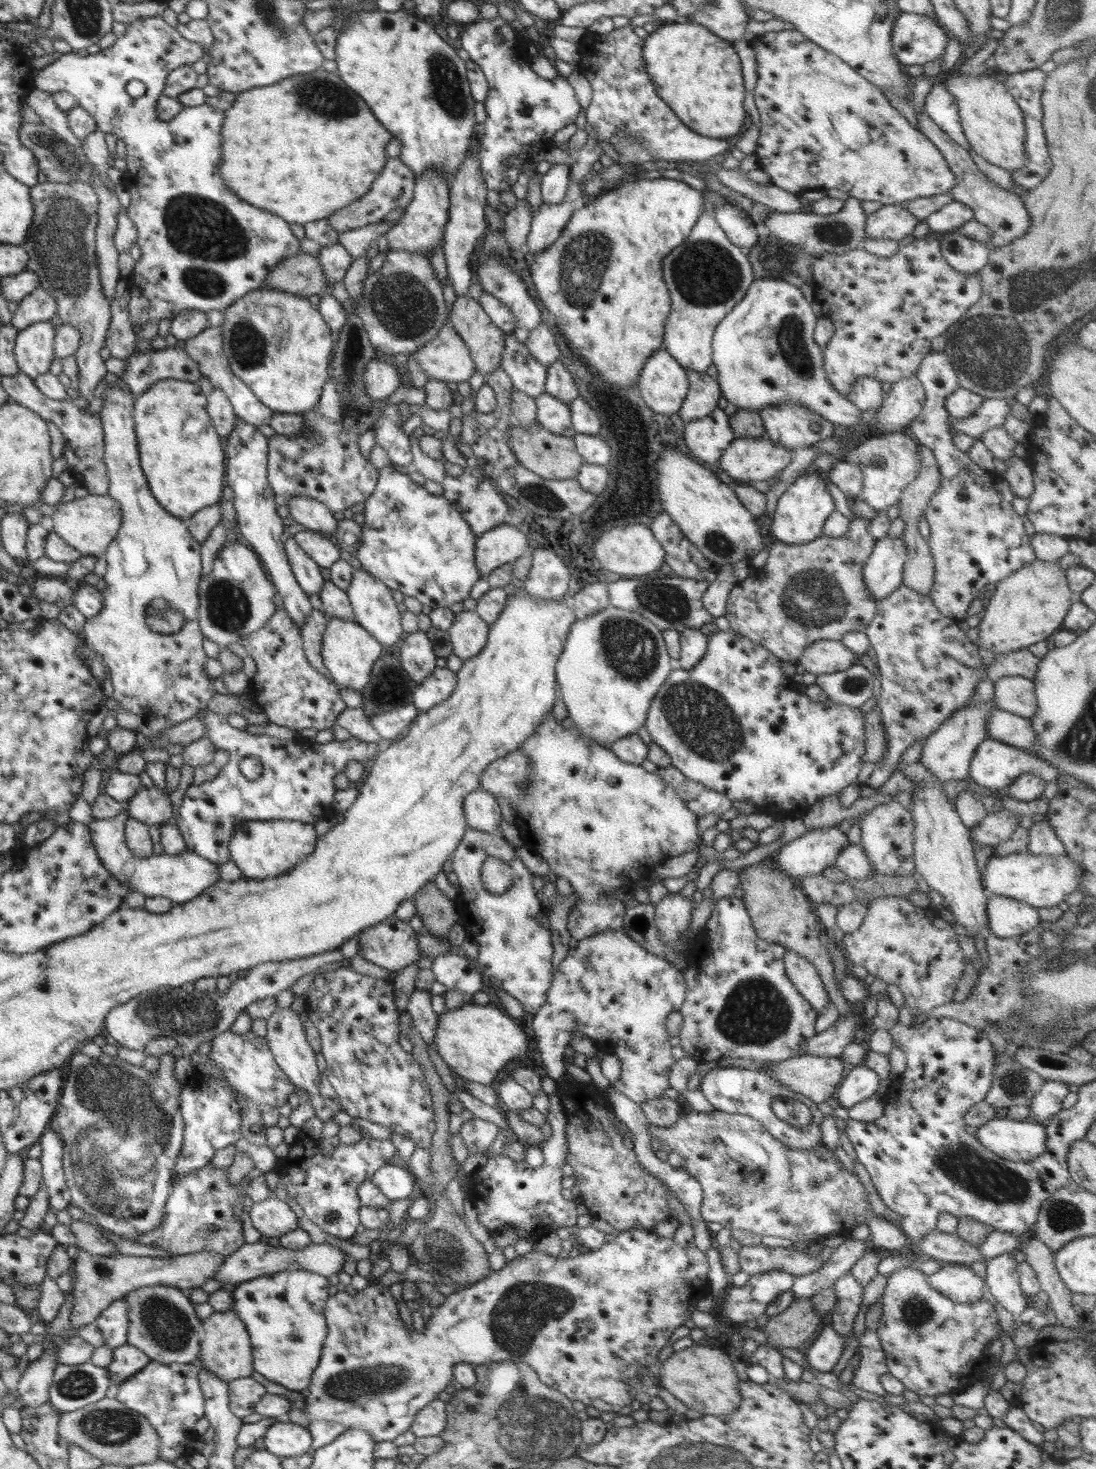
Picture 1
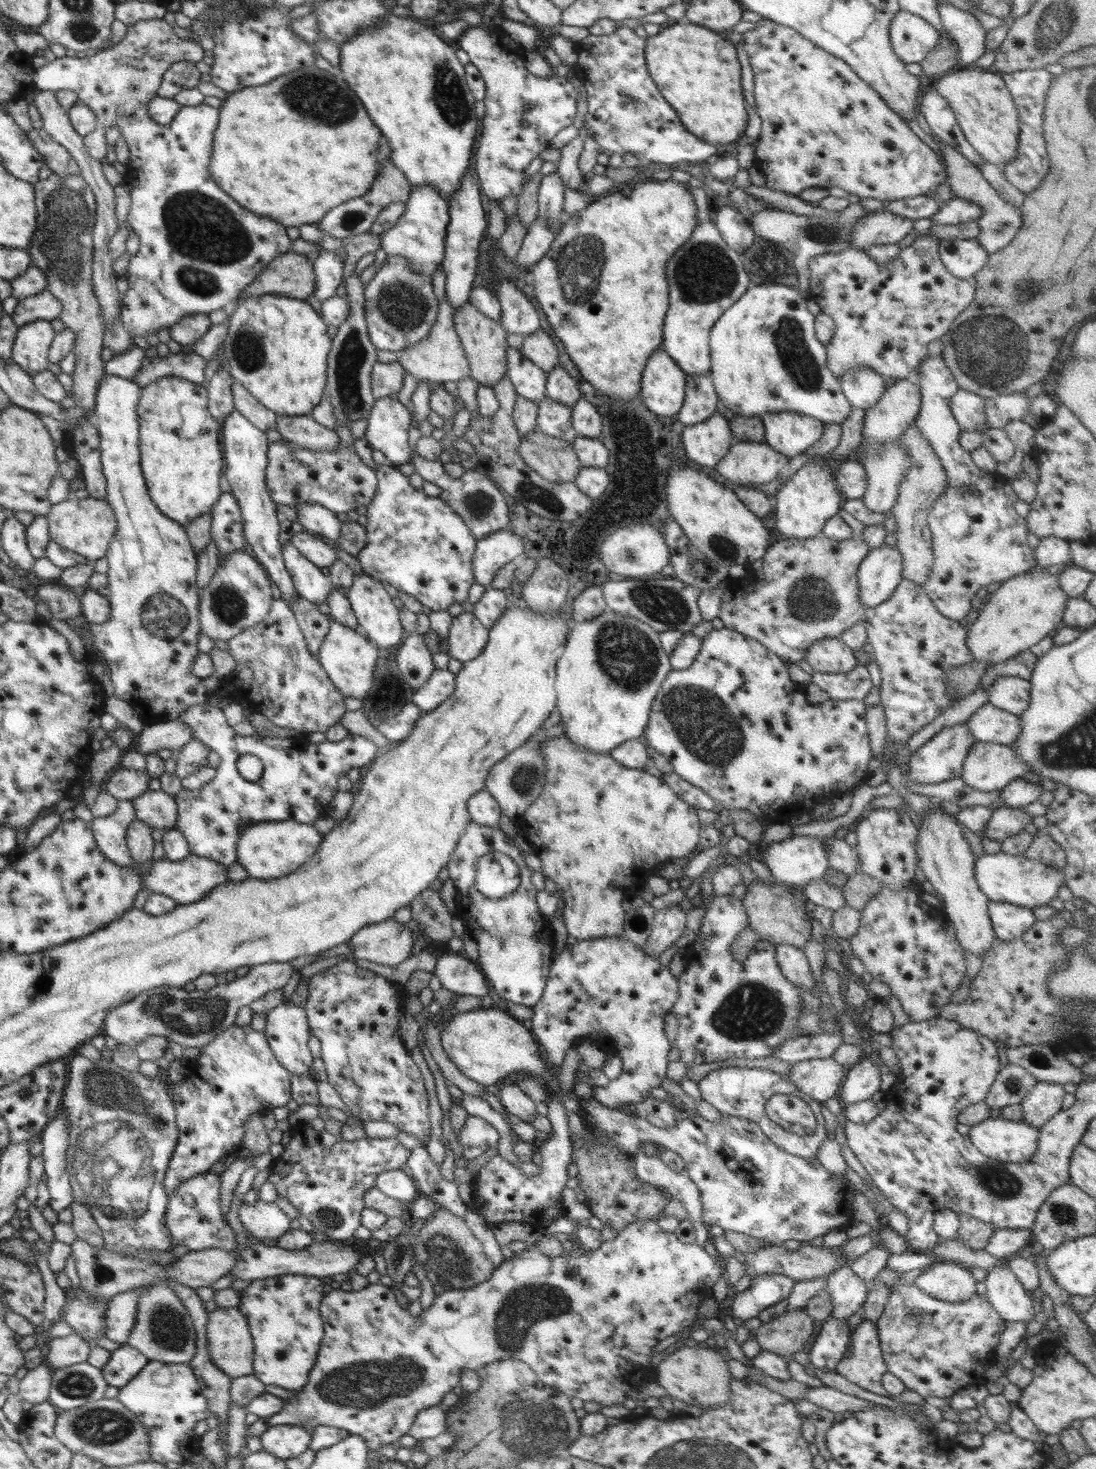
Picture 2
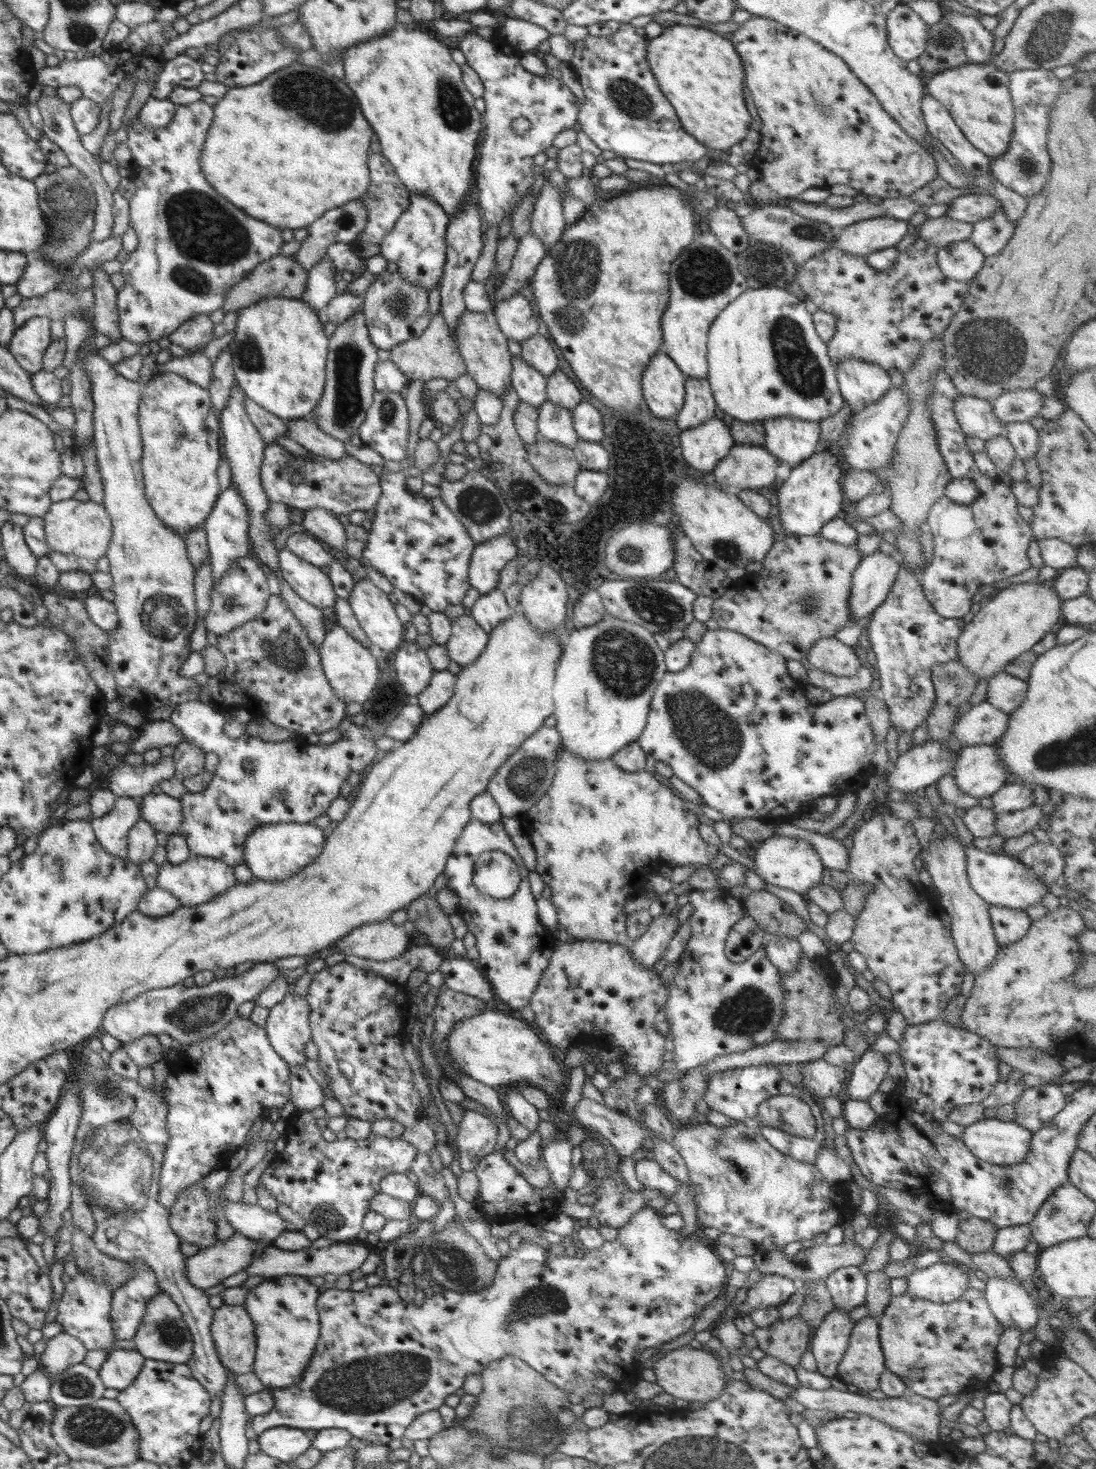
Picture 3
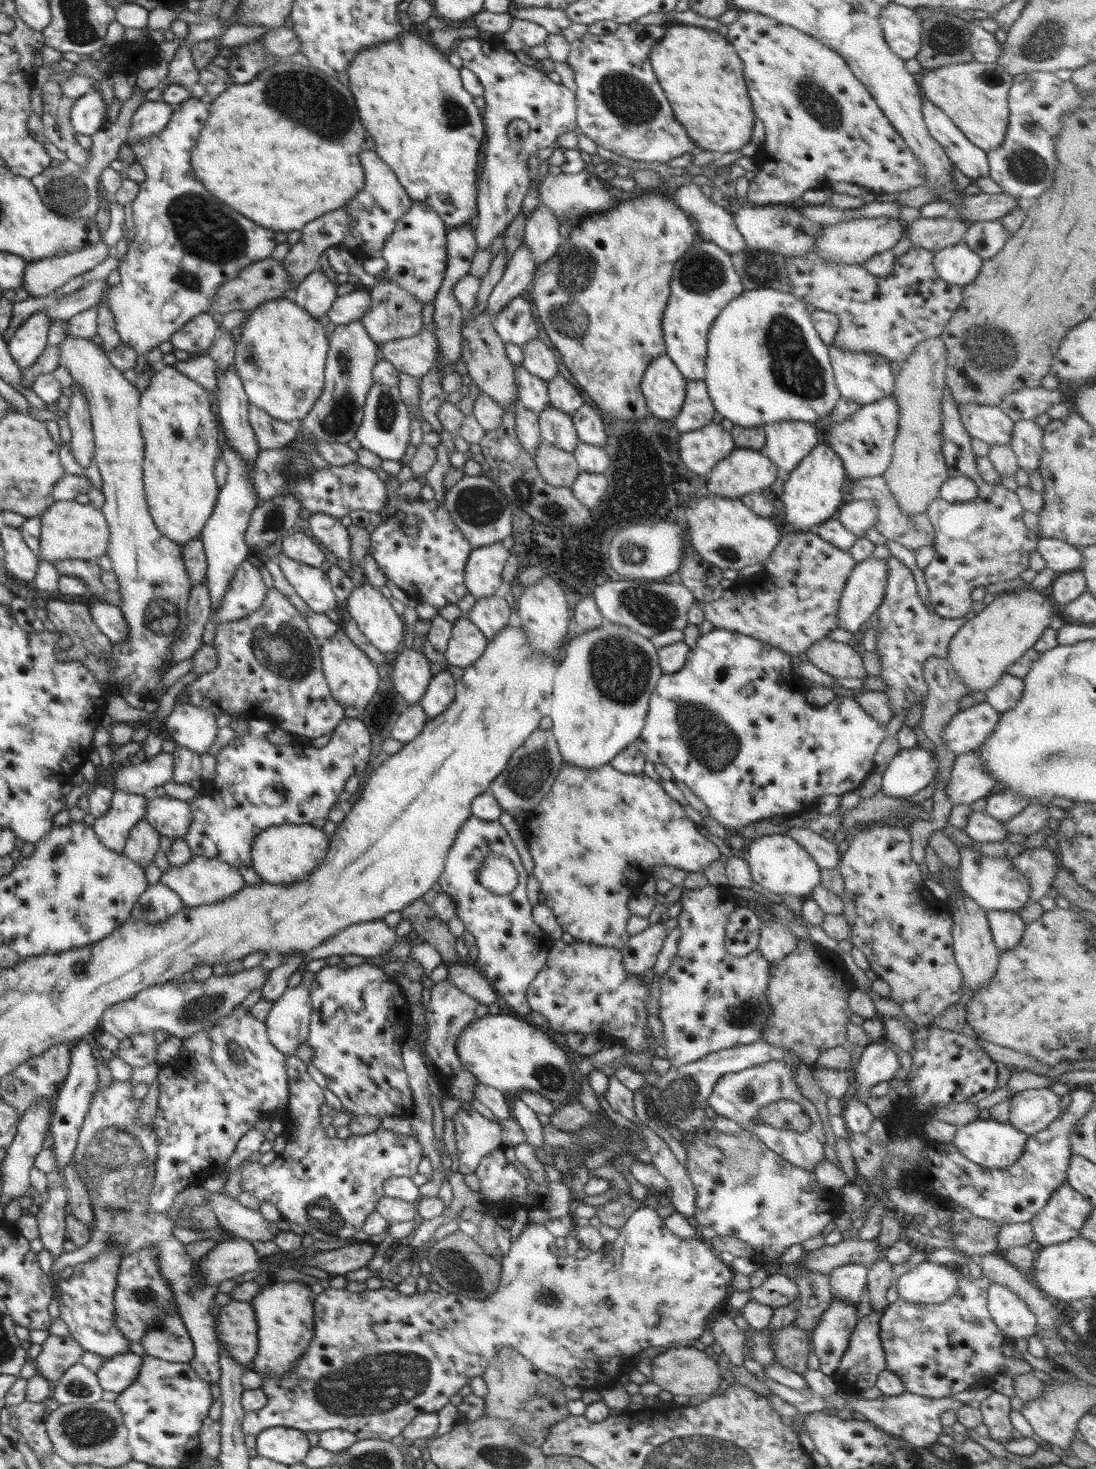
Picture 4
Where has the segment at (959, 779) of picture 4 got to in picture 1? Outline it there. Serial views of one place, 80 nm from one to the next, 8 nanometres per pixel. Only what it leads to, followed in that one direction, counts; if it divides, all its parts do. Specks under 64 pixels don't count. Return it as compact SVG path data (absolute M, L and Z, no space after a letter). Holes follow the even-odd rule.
M986 737L975 750L974 756L970 763L969 777L984 786L984 788L992 788L992 790L1006 790L1015 778L1021 774L1036 773L1040 775L1047 783L1058 782L1059 772L1055 766L1046 761L1039 760L1036 755L1026 753L1022 749L1014 748L1014 746L1000 742L999 740Z

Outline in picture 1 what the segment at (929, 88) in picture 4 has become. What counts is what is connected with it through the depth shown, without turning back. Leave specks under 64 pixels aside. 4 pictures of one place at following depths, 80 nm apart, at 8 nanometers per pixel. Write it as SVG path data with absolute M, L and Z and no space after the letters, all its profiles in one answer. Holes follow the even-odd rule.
M945 76L940 79L954 96L960 122L969 145L984 160L1005 168L1010 174L1025 165L1026 127L1022 111L1004 83L990 76Z

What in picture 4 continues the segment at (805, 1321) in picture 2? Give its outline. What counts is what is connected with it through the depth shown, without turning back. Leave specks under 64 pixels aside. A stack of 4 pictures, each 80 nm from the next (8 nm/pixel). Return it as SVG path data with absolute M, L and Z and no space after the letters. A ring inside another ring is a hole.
M794 1323L771 1334L771 1349L776 1362L796 1373L808 1370L808 1353L812 1350L810 1332Z

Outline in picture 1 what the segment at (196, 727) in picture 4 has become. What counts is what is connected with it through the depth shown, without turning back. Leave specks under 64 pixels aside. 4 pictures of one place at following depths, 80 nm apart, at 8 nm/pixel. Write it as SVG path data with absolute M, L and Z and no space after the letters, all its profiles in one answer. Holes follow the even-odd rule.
M206 707L204 710L201 710L196 717L202 719L203 723L206 725L207 734L205 735L209 738L210 742L214 743L217 749L224 750L228 753L228 762L226 763L226 766L224 766L224 768L220 768L218 776L215 777L213 780L205 781L201 785L191 784L186 789L184 798L182 799L182 804L178 811L178 815L174 816L173 823L179 828L179 831L181 832L181 835L185 840L186 849L188 851L196 853L198 856L203 856L206 860L211 860L213 863L216 864L225 863L231 860L230 851L228 850L230 839L232 838L232 835L235 833L236 827L239 827L242 823L246 821L255 821L255 820L271 821L276 819L276 820L293 820L301 823L314 825L318 820L322 818L328 818L334 811L333 800L337 791L337 789L334 787L334 782L332 781L334 780L334 776L336 774L340 774L340 772L343 772L346 763L350 762L350 760L357 760L358 762L366 764L369 761L372 761L372 759L374 759L374 756L378 754L377 743L365 742L359 740L356 737L350 737L350 739L340 742L334 740L326 744L317 743L316 741L312 742L312 740L295 740L295 739L280 740L274 738L273 736L268 736L266 734L249 735L248 732L246 731L238 731L237 728L231 726L227 718L224 718L223 715L218 715L218 713L210 711L208 707ZM245 756L253 756L254 758L257 758L261 762L262 776L260 776L260 780L248 780L248 778L244 778L238 775L238 768L240 761Z

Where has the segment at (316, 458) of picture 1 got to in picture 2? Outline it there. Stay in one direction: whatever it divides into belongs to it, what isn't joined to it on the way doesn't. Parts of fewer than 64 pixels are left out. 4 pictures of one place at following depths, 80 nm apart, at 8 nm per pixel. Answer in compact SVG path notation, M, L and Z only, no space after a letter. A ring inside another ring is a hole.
M342 441L334 452L312 452L291 443L270 443L265 478L266 488L275 504L294 507L316 503L335 513L367 506L377 490L375 471L364 464L353 447L342 444Z

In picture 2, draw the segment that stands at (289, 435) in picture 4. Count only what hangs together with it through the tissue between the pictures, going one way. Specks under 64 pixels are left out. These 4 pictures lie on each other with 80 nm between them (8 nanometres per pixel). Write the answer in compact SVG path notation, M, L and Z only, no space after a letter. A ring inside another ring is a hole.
M238 381L231 384L231 391L234 398L234 406L240 413L252 422L262 432L269 430L276 430L276 420L278 416L265 408L246 388L244 388Z

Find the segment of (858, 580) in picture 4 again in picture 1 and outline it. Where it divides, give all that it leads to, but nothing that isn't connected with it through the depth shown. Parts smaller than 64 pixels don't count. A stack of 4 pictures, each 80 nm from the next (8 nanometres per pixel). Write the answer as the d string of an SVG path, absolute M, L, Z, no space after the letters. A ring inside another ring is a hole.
M887 535L875 542L872 555L865 561L863 579L876 602L890 596L903 583L906 559L902 537L890 539Z

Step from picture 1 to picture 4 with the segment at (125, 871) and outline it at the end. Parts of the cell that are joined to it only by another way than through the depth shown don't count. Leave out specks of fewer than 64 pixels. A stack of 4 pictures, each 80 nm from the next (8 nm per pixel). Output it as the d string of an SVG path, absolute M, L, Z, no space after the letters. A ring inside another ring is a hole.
M114 789L109 809L102 816L95 818L95 822L91 825L92 830L106 848L114 852L123 852L130 831L139 820L145 818L149 796L147 794L130 794ZM205 856L193 857L180 866L170 865L160 877L160 883L168 886L170 891L180 896L182 903L187 907L196 908L202 904L212 904L220 900L228 900L242 888L246 888L246 881L242 879L239 869L218 859L209 859Z

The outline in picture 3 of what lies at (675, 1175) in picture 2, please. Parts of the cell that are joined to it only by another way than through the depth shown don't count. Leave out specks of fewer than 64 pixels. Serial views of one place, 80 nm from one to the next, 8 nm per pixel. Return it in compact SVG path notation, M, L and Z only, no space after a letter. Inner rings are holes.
M651 1156L638 1160L635 1170L637 1179L644 1187L660 1191L662 1196L670 1199L679 1189L679 1180L664 1172Z

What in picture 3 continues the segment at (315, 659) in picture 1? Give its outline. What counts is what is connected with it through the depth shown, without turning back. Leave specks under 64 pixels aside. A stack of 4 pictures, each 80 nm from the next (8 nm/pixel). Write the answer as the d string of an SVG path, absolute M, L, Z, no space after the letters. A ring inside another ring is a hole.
M280 571L276 572L281 588L280 596L286 601L288 608L294 614L295 619L304 627L308 638L316 647L323 643L327 628L324 624L325 616L322 614L322 609L310 604L307 600L300 598L290 585L283 579Z

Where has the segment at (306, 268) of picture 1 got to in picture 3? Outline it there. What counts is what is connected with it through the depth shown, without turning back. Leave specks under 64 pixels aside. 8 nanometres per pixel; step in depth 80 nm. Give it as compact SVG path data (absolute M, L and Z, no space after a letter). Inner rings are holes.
M276 255L261 262L253 271L237 282L227 292L222 310L224 312L236 312L241 308L250 306L255 302L268 297L284 297L300 299L305 291L307 283L307 272L301 269L298 261L293 256Z

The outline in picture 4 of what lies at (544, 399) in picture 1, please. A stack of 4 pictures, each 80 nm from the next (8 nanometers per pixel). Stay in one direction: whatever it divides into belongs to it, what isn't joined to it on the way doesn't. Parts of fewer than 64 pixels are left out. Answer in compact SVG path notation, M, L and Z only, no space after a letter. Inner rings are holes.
M549 404L537 416L539 417L539 432L544 442L564 452L572 453L576 450L580 441L570 415L552 408Z

